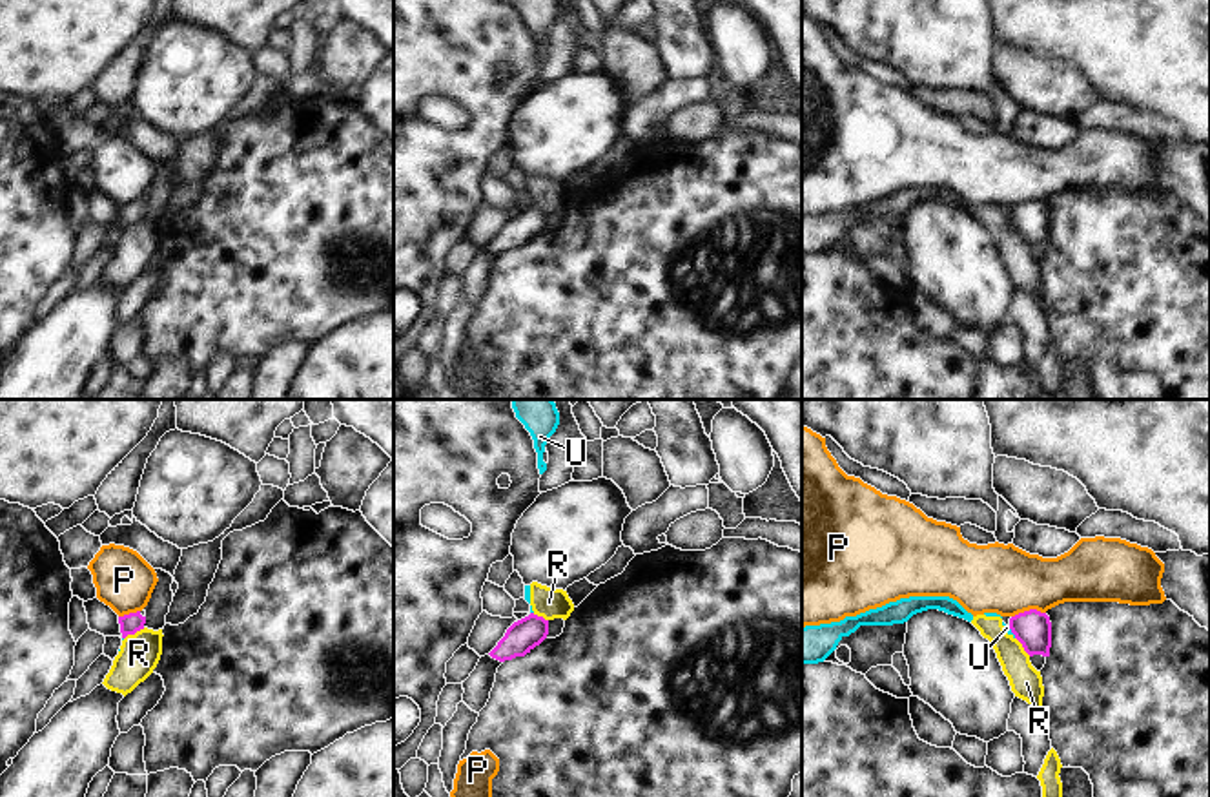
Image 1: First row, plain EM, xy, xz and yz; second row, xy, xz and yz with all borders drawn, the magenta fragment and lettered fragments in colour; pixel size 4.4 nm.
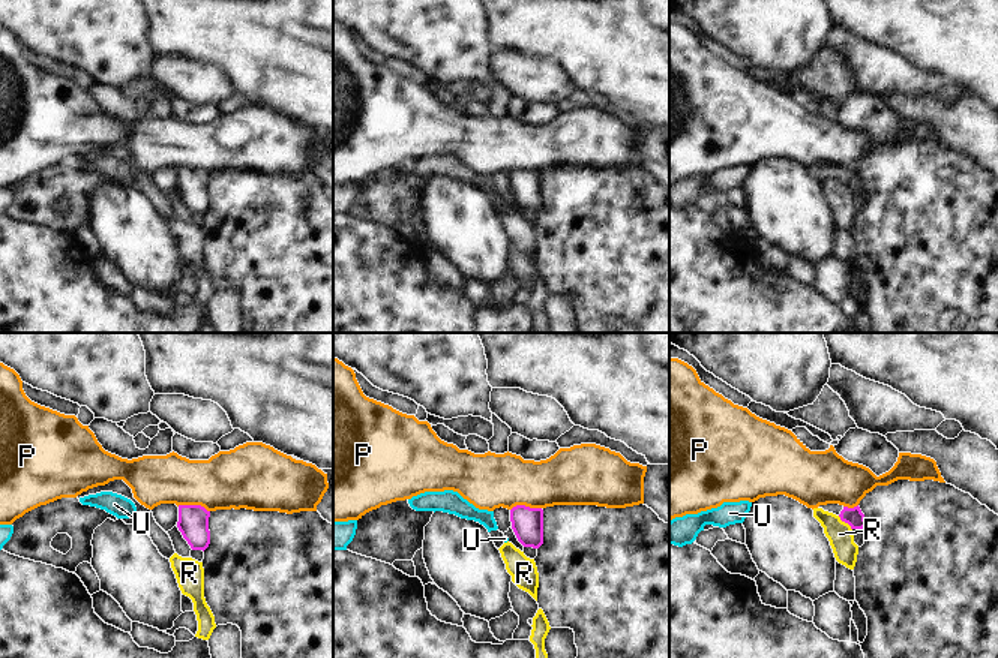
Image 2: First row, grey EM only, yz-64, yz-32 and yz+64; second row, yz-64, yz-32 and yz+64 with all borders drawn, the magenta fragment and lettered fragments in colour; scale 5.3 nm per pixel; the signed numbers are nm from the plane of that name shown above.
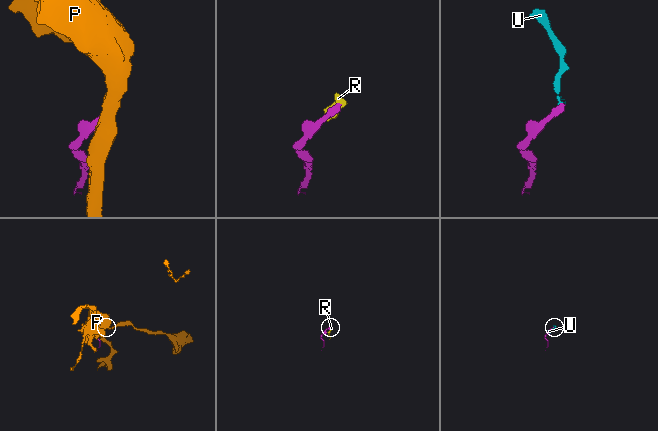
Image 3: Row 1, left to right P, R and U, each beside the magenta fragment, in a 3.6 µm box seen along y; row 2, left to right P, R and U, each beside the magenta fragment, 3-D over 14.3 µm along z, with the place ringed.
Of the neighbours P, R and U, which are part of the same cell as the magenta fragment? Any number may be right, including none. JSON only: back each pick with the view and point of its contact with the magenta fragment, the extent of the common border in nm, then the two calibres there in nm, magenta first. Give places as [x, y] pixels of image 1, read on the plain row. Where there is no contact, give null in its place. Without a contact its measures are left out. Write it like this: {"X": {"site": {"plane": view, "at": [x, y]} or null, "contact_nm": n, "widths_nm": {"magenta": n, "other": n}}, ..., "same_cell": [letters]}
{"same_cell": []}

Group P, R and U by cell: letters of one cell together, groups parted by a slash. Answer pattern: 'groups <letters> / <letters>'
groups P / R U

